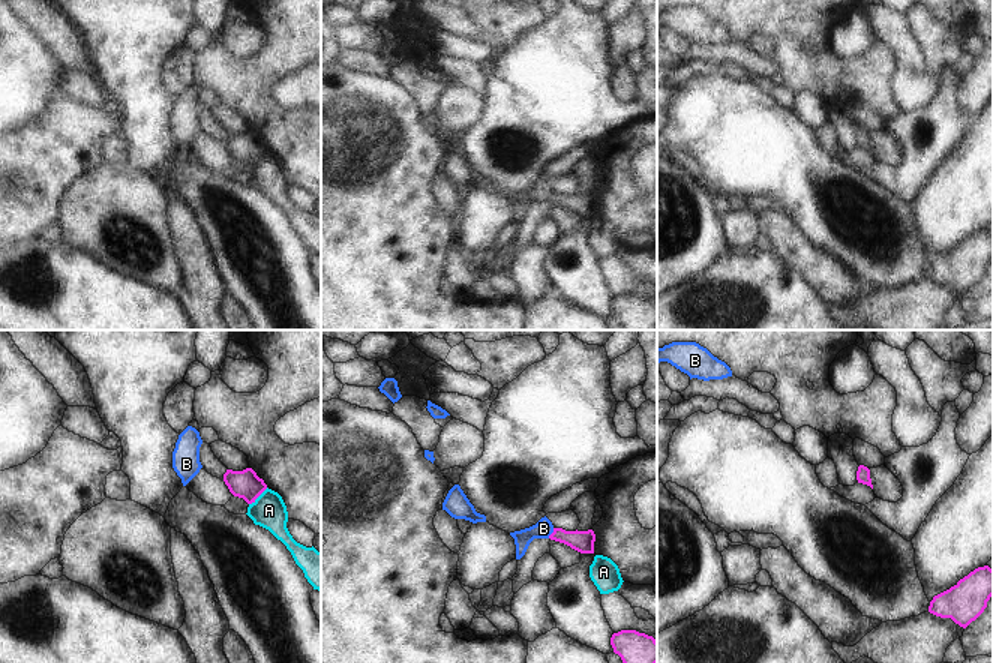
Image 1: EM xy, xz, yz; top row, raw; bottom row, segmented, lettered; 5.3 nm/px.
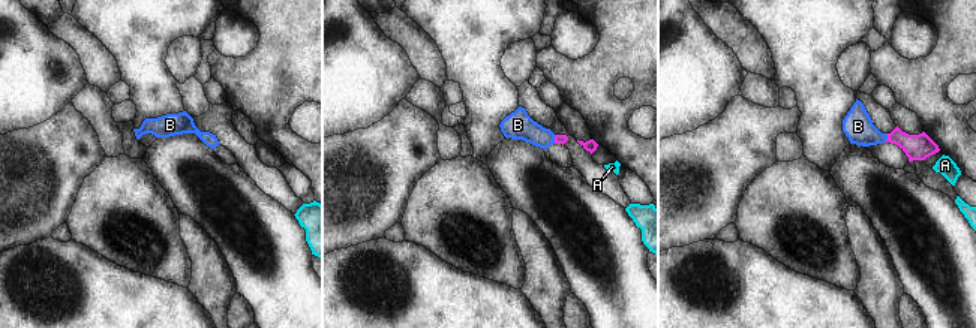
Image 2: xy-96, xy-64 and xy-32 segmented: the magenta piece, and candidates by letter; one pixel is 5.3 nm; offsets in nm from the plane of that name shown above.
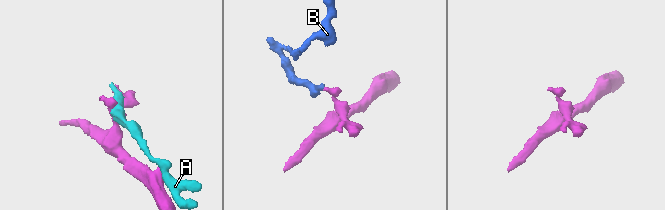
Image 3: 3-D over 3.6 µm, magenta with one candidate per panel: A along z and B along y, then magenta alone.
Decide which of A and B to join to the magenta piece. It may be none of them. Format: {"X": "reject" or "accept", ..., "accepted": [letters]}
{"A": "reject", "B": "accept", "accepted": ["B"]}

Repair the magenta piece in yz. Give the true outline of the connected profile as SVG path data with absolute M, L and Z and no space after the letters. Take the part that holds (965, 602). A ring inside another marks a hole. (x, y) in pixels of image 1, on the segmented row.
M988 566L978 567L950 590L934 596L928 612L940 618L951 618L966 628L984 612L992 596L993 570Z

